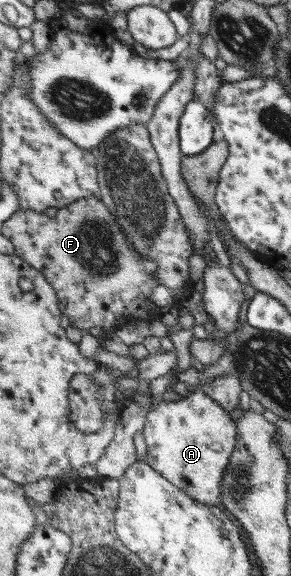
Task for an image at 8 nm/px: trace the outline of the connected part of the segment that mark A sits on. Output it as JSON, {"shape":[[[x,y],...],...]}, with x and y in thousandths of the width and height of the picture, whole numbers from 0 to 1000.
{"shape":[[[687,679],[632,682],[612,696],[540,696],[540,703],[512,705],[488,748],[509,776],[498,800],[674,870],[756,877],[770,818],[790,806],[821,755],[818,731],[735,691]]]}

